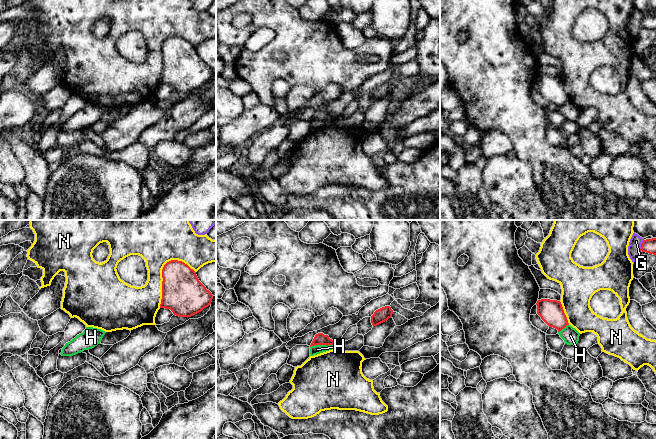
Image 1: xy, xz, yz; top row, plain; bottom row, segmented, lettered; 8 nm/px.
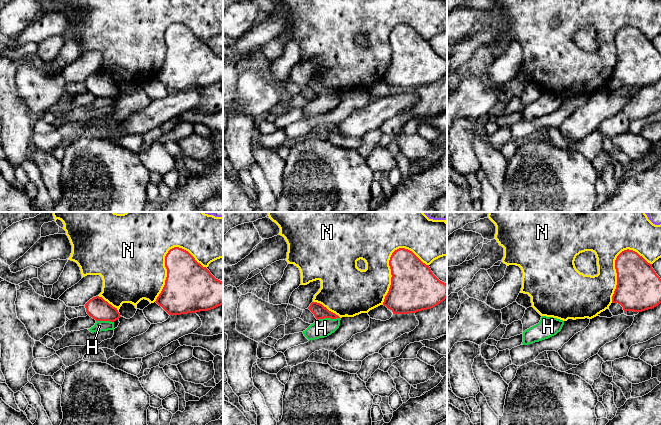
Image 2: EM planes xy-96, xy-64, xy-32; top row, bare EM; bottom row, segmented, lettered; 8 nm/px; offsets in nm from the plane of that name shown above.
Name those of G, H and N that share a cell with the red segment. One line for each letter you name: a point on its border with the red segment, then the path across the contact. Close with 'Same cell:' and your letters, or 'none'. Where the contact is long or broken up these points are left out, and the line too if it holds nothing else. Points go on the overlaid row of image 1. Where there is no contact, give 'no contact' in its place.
Same cell: none

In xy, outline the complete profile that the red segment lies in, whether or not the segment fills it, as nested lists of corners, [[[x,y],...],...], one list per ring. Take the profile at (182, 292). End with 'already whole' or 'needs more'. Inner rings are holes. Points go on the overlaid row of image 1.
[[[167,262],[162,269],[162,278],[160,308],[170,309],[179,317],[191,317],[211,304],[212,293],[184,262]]]; already whole

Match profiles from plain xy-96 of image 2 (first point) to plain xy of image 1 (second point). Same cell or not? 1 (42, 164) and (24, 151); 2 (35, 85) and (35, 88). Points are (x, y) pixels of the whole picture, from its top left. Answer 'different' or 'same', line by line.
1: same
2: different

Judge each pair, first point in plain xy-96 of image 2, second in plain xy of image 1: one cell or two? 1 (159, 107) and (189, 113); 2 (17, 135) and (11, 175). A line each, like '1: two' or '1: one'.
1: two
2: one

